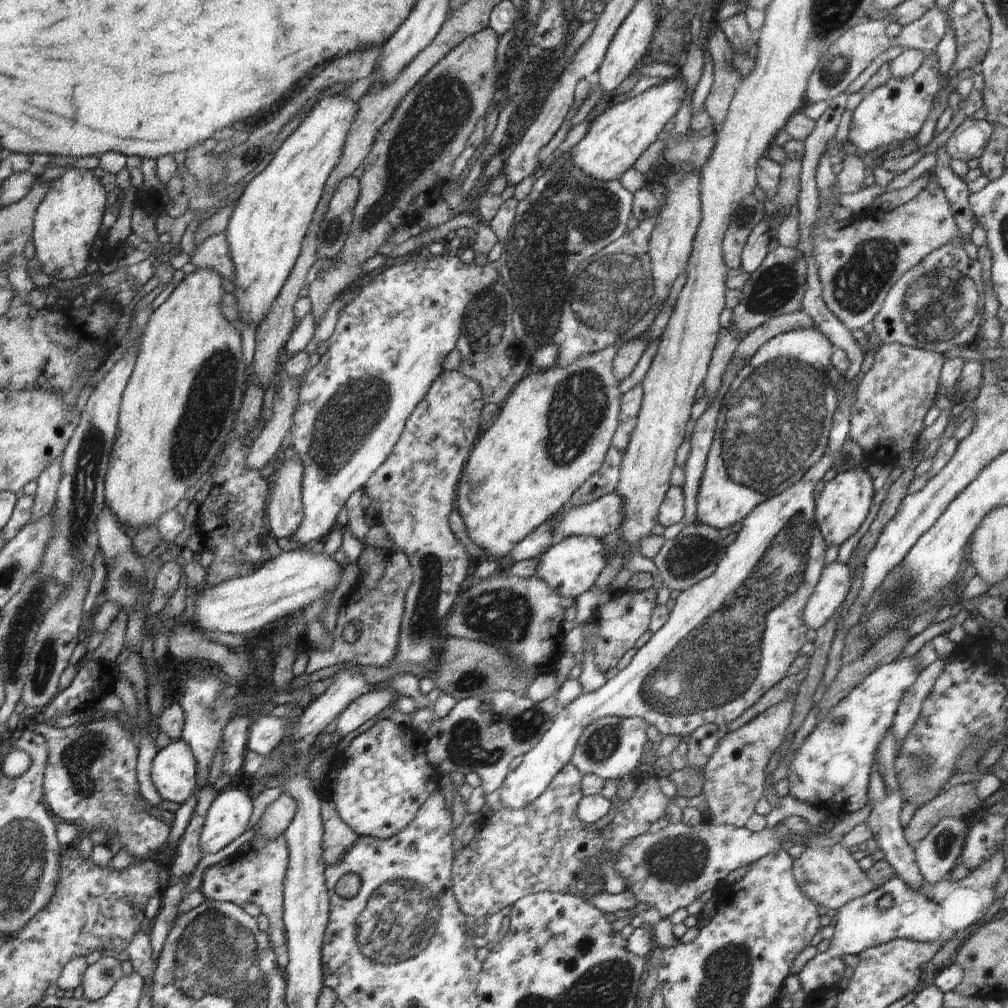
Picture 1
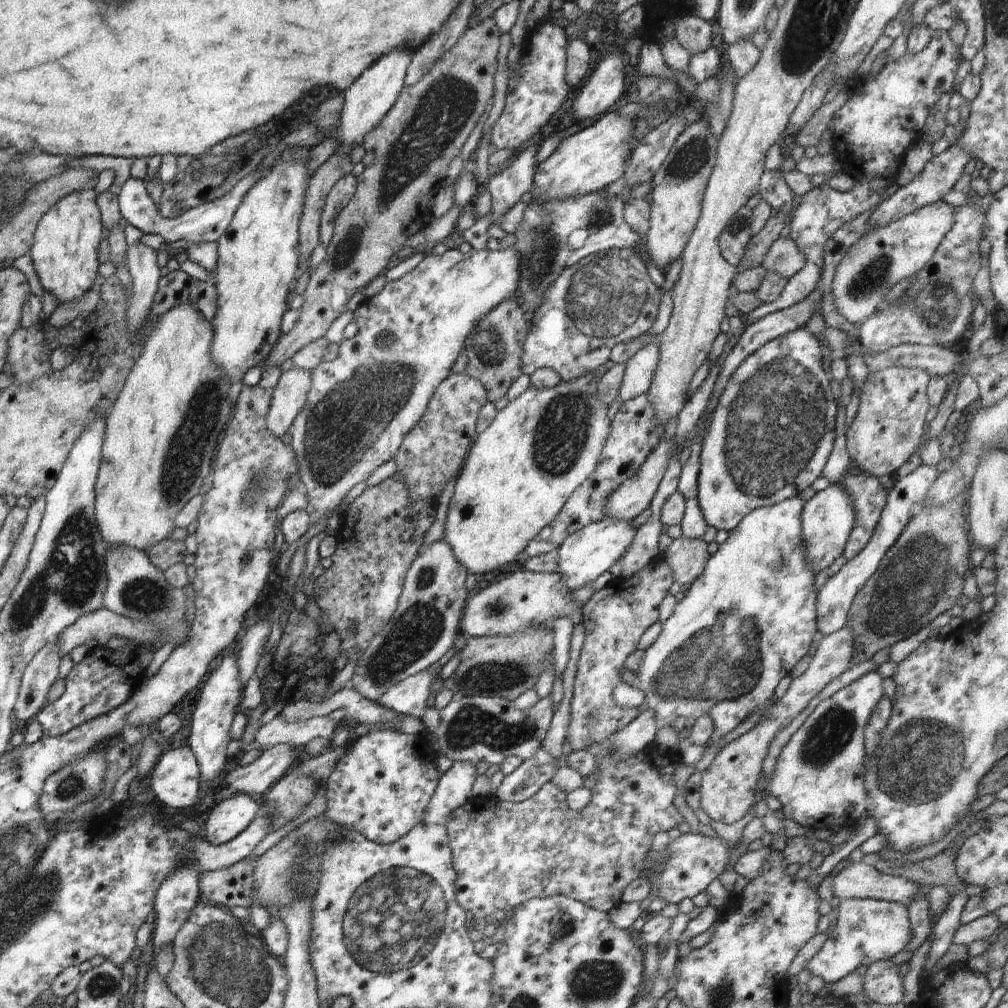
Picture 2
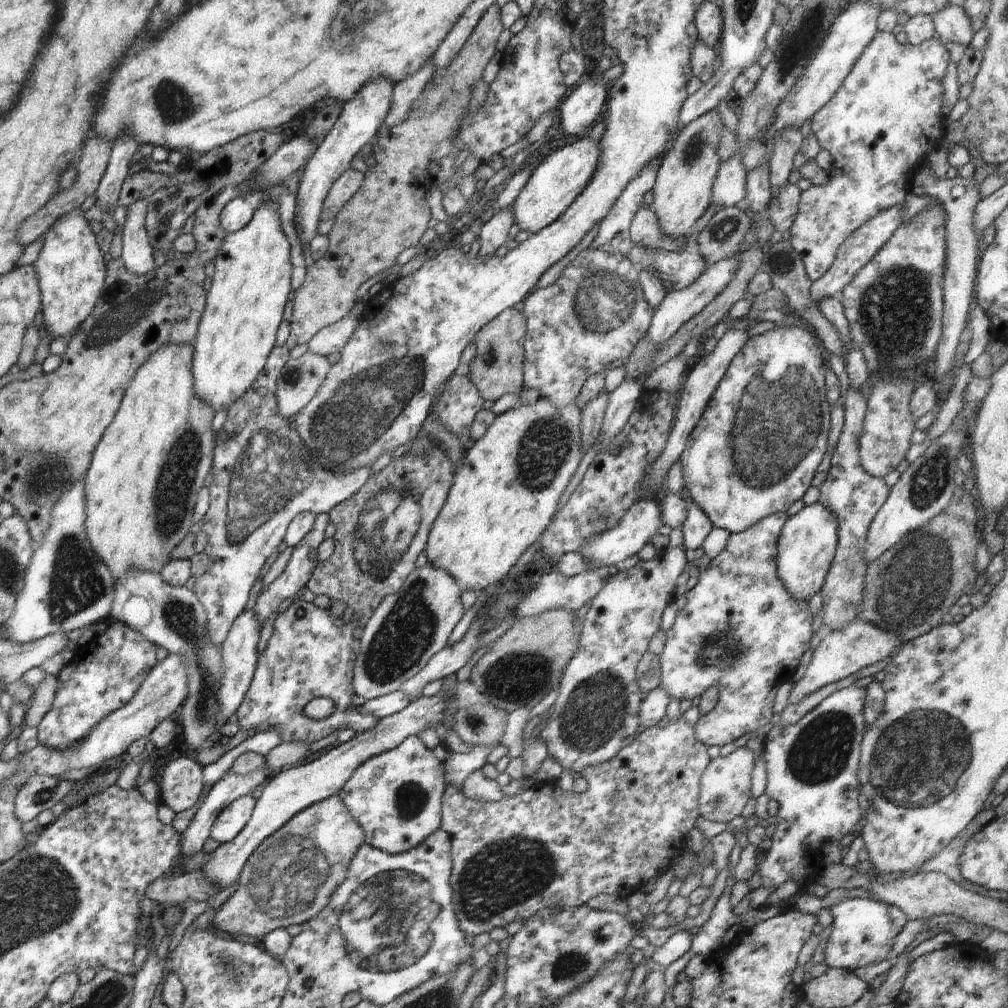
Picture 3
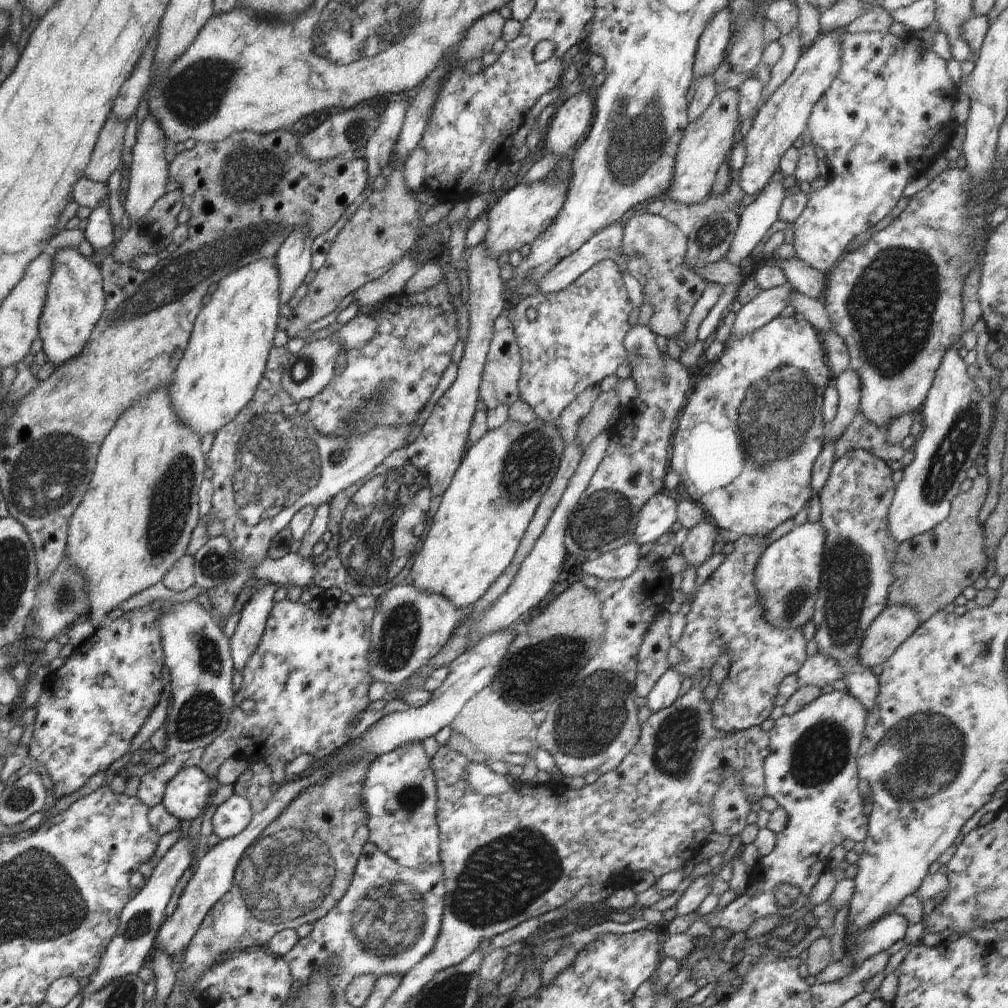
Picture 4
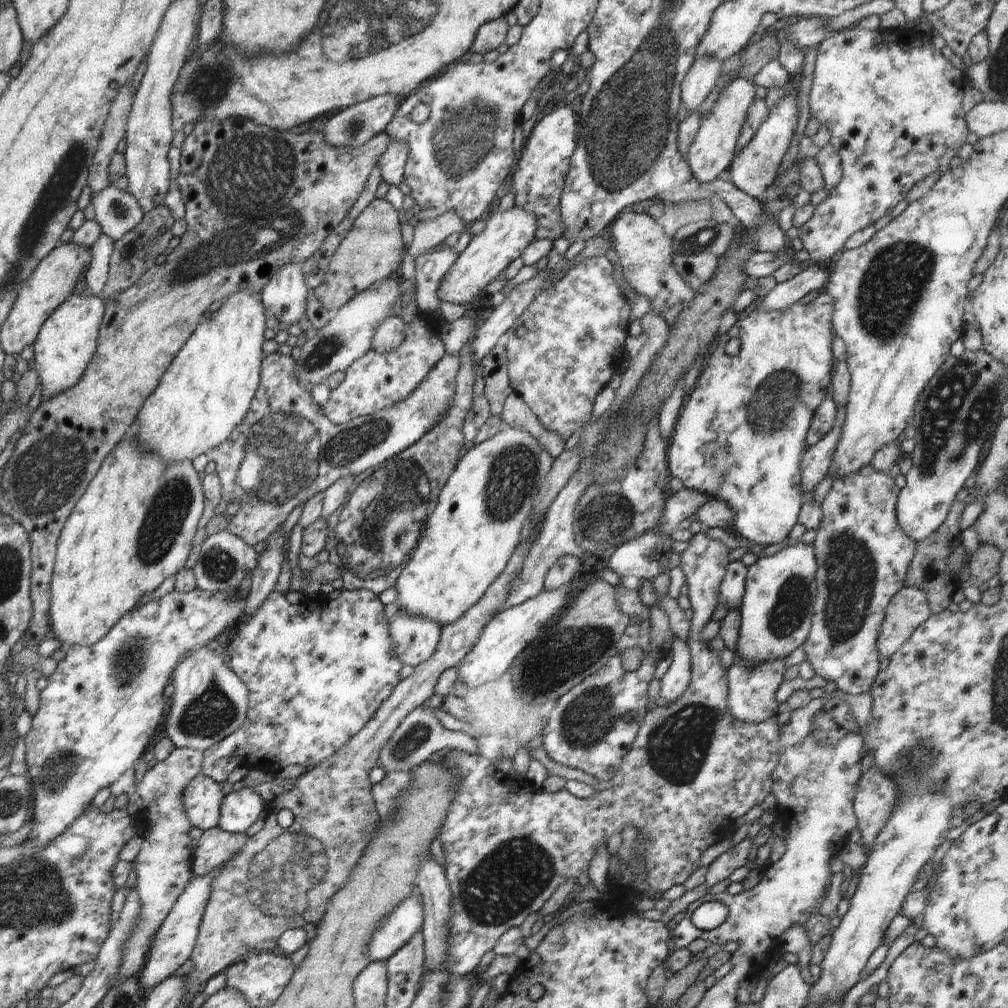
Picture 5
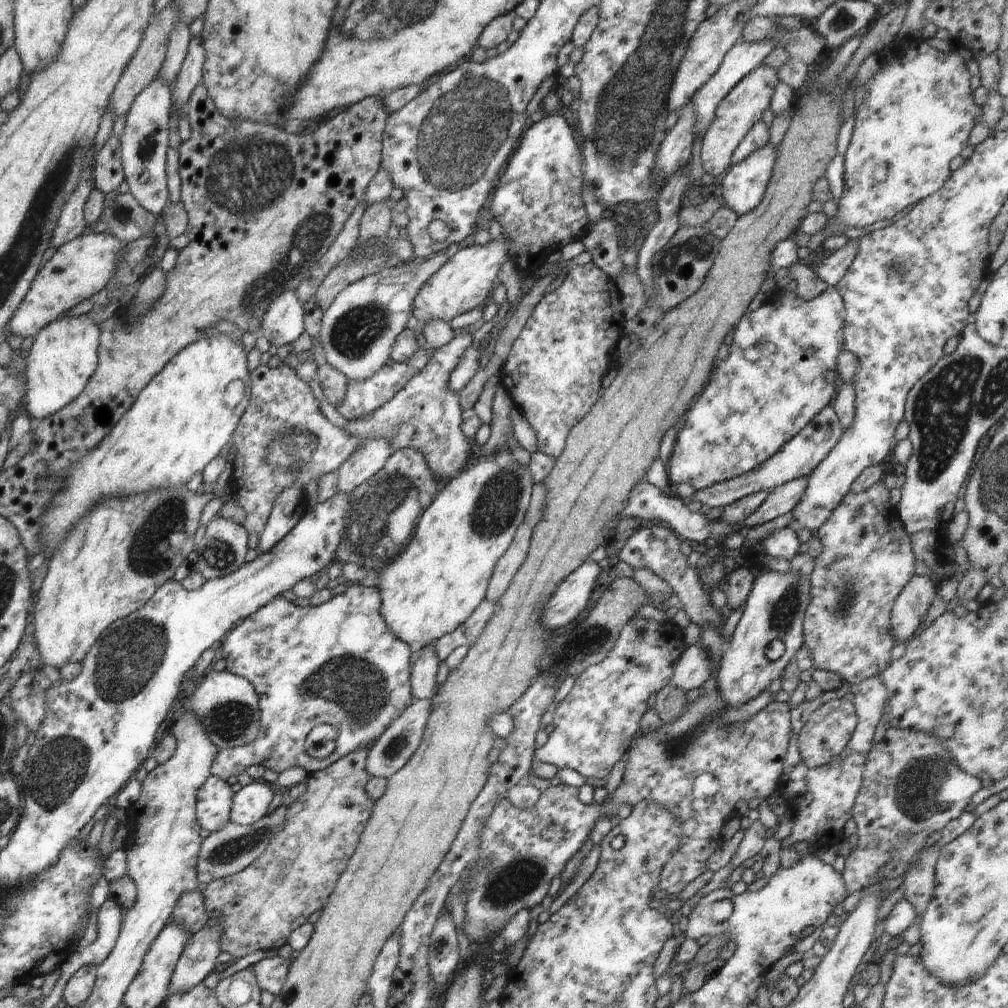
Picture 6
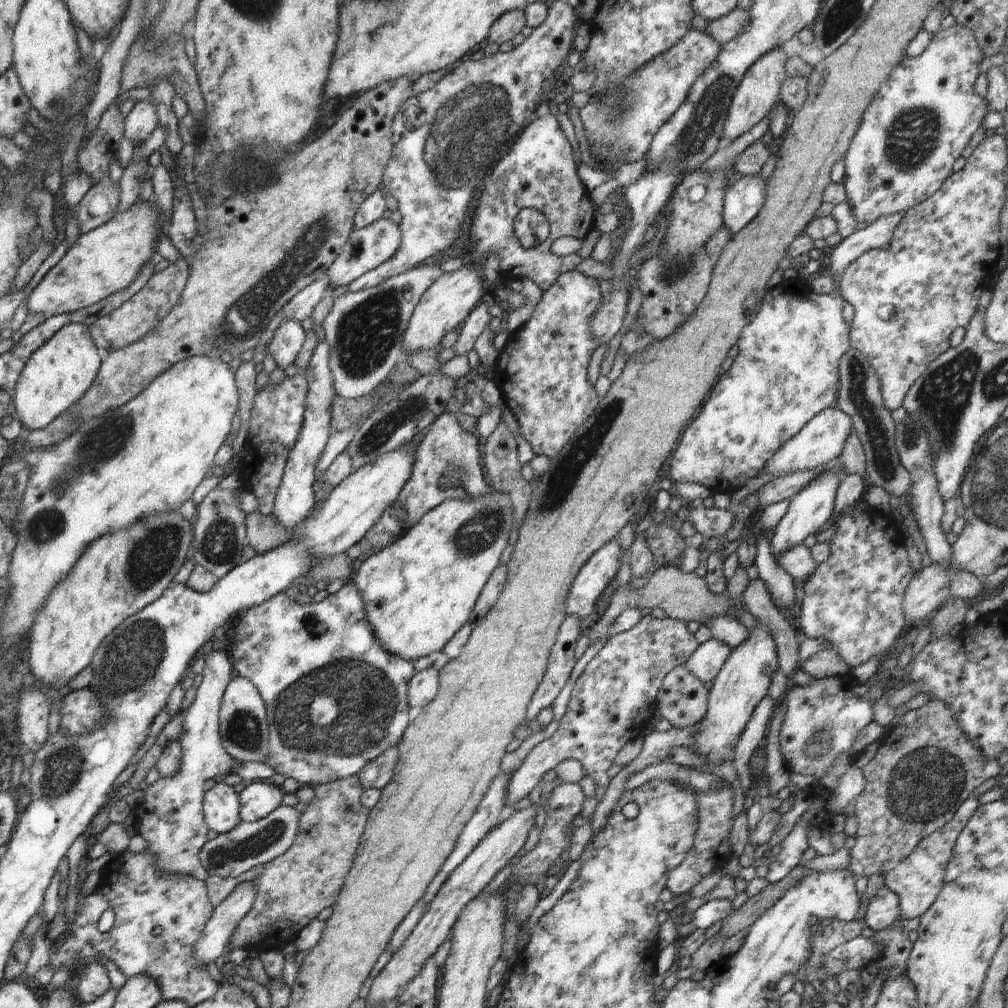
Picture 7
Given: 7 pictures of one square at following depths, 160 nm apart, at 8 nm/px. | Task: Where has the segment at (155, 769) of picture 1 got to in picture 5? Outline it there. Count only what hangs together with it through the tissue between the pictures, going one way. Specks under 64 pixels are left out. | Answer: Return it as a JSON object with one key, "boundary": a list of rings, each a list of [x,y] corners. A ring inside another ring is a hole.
{"boundary":[[[203,773],[195,776],[184,789],[183,807],[191,826],[208,830],[219,826],[219,812],[225,794],[215,780]]]}

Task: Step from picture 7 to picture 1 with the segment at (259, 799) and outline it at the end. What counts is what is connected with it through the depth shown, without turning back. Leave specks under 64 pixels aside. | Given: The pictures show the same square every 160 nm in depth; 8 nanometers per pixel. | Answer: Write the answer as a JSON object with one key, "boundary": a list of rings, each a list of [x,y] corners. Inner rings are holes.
{"boundary":[[[236,789],[220,792],[212,801],[199,840],[204,855],[220,852],[249,829],[252,800],[252,796]]]}

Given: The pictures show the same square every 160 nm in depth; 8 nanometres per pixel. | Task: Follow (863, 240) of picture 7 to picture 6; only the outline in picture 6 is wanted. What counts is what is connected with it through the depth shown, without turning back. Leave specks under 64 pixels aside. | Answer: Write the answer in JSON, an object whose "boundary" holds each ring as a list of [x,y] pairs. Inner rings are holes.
{"boundary":[[[860,238],[852,239],[842,248],[835,250],[828,258],[825,258],[822,264],[816,266],[815,273],[828,287],[835,287],[848,272],[850,264],[858,252],[859,240]]]}

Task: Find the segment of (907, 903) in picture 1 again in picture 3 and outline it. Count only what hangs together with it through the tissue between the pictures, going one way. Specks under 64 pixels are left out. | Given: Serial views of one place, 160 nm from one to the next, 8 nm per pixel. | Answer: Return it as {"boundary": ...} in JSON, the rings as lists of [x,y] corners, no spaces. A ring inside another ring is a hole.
{"boundary":[[[867,898],[844,899],[829,907],[833,928],[826,939],[825,963],[829,968],[852,971],[863,966],[878,964],[887,958],[896,936],[910,920],[898,907],[887,906]]]}

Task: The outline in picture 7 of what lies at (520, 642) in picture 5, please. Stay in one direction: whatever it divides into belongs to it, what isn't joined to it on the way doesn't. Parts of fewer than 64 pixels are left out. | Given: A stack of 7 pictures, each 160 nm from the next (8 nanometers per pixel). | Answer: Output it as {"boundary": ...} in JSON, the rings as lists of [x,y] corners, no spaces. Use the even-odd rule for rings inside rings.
{"boundary":[[[616,540],[603,544],[576,575],[565,602],[566,615],[588,616],[593,612],[600,594],[612,578],[616,578],[620,564],[627,561],[627,555]]]}

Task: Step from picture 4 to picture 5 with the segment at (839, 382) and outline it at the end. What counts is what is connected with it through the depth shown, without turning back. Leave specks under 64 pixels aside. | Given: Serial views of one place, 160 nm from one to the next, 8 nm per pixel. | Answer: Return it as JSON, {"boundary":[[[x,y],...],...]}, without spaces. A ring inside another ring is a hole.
{"boundary":[[[845,406],[837,407],[837,415],[832,427],[812,448],[803,452],[801,458],[801,492],[810,493],[826,478],[830,470],[832,453],[838,444],[843,422],[845,421]]]}

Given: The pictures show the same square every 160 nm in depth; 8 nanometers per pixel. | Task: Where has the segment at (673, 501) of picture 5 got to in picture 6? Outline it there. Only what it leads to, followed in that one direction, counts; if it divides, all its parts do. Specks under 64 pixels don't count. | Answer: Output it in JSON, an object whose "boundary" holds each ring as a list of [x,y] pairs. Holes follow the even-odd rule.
{"boundary":[[[831,405],[825,406],[794,438],[791,438],[764,463],[759,464],[758,468],[722,483],[714,483],[709,487],[697,489],[692,499],[696,498],[702,505],[710,506],[710,509],[714,506],[725,507],[752,493],[771,491],[788,481],[808,477],[838,444],[842,435],[843,430],[838,415]]]}

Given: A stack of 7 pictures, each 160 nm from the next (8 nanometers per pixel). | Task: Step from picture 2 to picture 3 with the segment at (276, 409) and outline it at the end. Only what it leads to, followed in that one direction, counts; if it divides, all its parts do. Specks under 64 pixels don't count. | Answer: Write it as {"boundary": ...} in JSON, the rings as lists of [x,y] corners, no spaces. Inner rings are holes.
{"boundary":[[[310,350],[299,358],[290,357],[283,366],[275,395],[279,413],[289,419],[291,424],[302,408],[316,396],[330,367],[327,357]]]}

